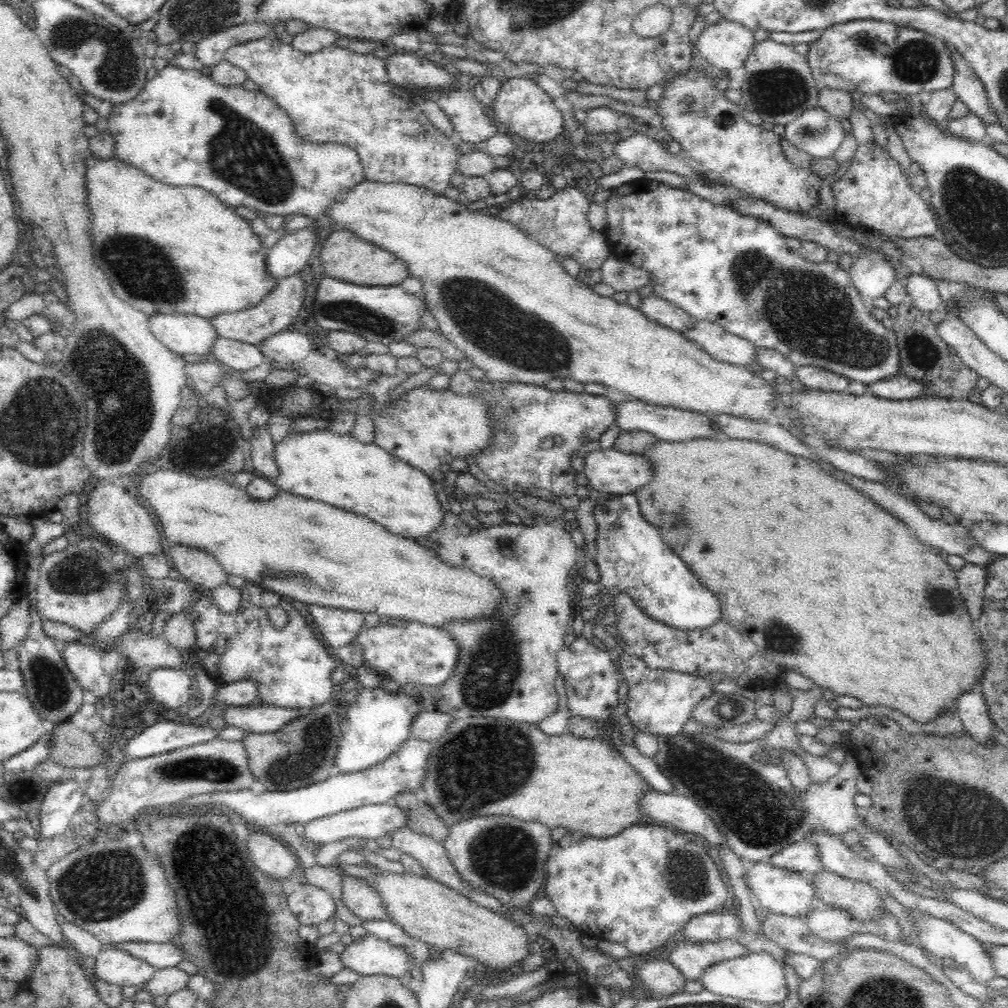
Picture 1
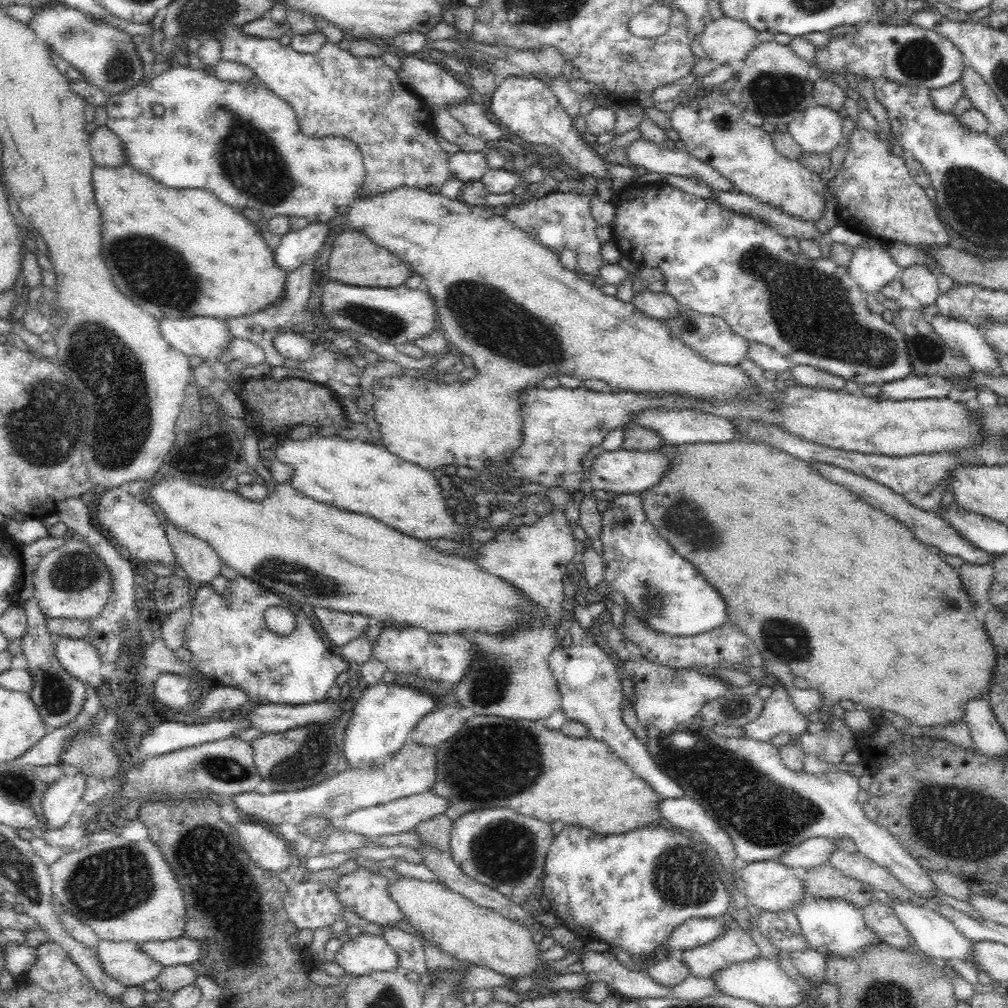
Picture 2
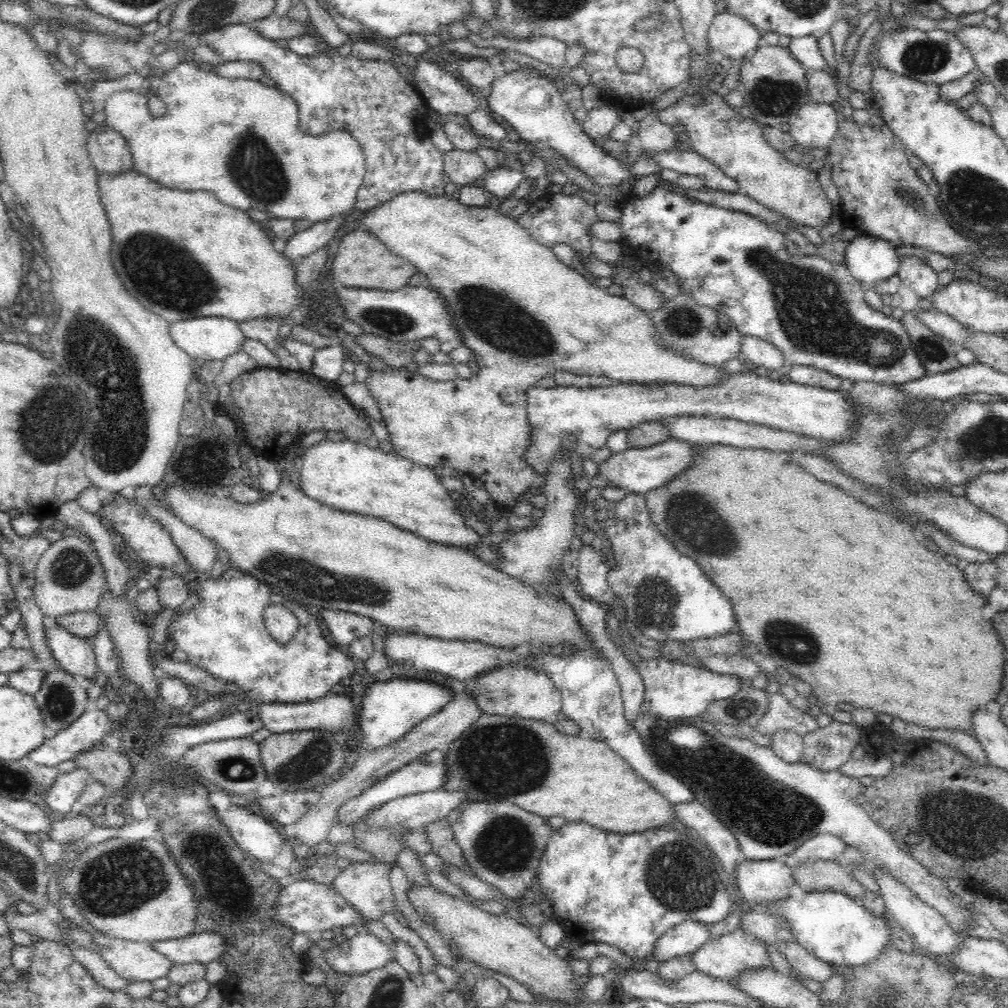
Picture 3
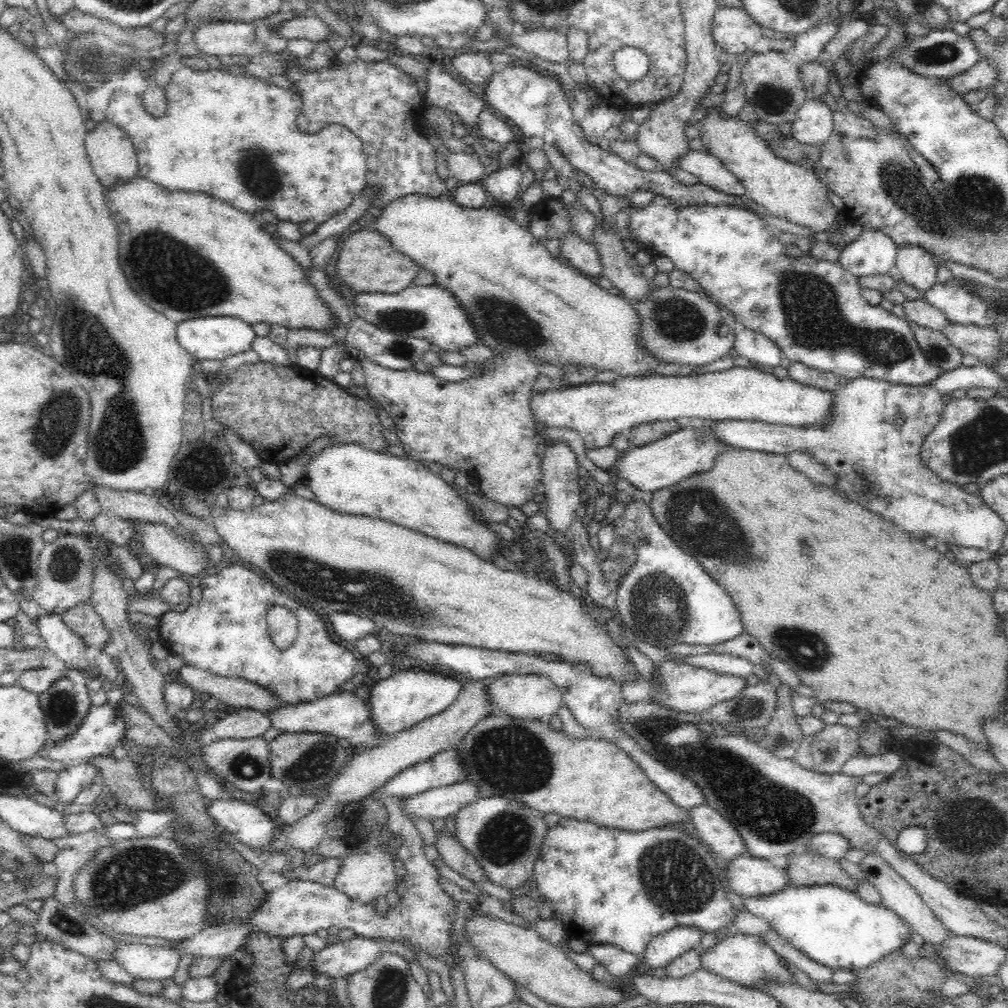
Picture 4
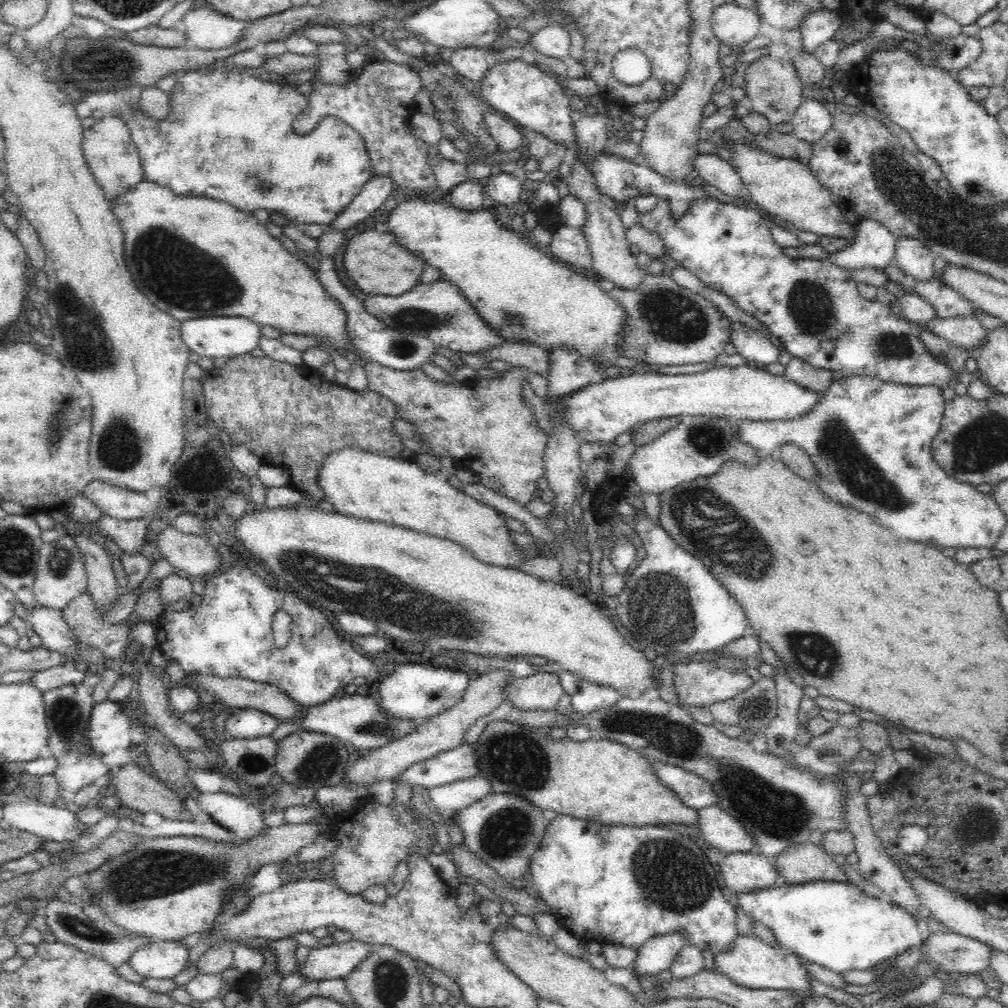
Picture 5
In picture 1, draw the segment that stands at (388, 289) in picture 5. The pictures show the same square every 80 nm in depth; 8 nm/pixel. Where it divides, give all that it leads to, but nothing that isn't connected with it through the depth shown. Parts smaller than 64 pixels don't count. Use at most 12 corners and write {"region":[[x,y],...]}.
{"region":[[344,229],[318,257],[328,276],[394,286],[409,276],[395,254]]}

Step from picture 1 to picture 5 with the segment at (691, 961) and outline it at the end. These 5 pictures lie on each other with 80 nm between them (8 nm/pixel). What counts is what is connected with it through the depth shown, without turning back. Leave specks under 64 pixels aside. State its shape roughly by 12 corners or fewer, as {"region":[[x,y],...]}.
{"region":[[739,935],[714,972],[753,990],[809,991],[797,956]]}

